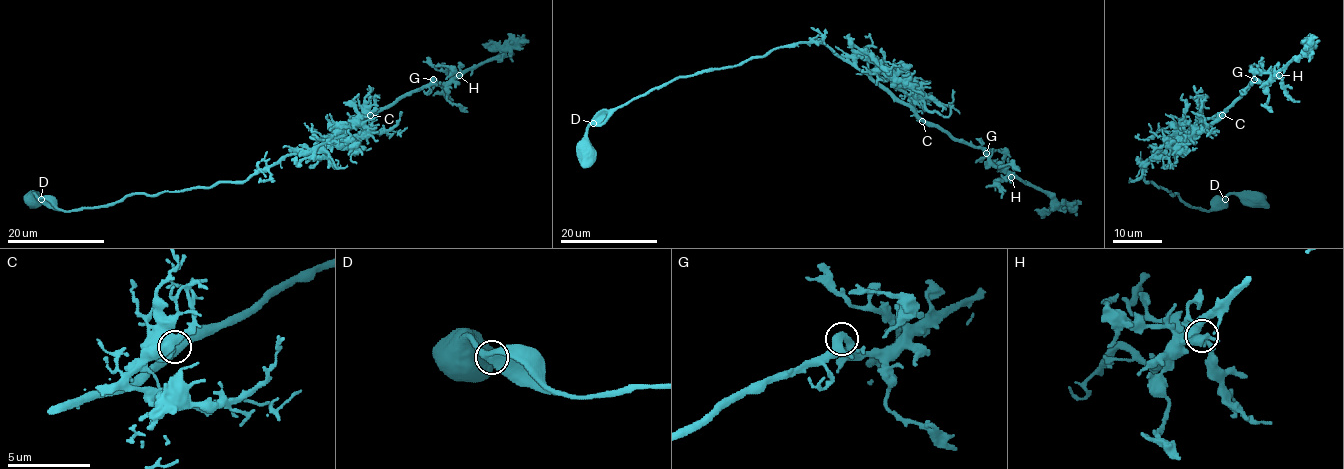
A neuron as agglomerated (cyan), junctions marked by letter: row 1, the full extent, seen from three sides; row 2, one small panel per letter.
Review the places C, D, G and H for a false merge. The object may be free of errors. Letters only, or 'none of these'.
none of these

